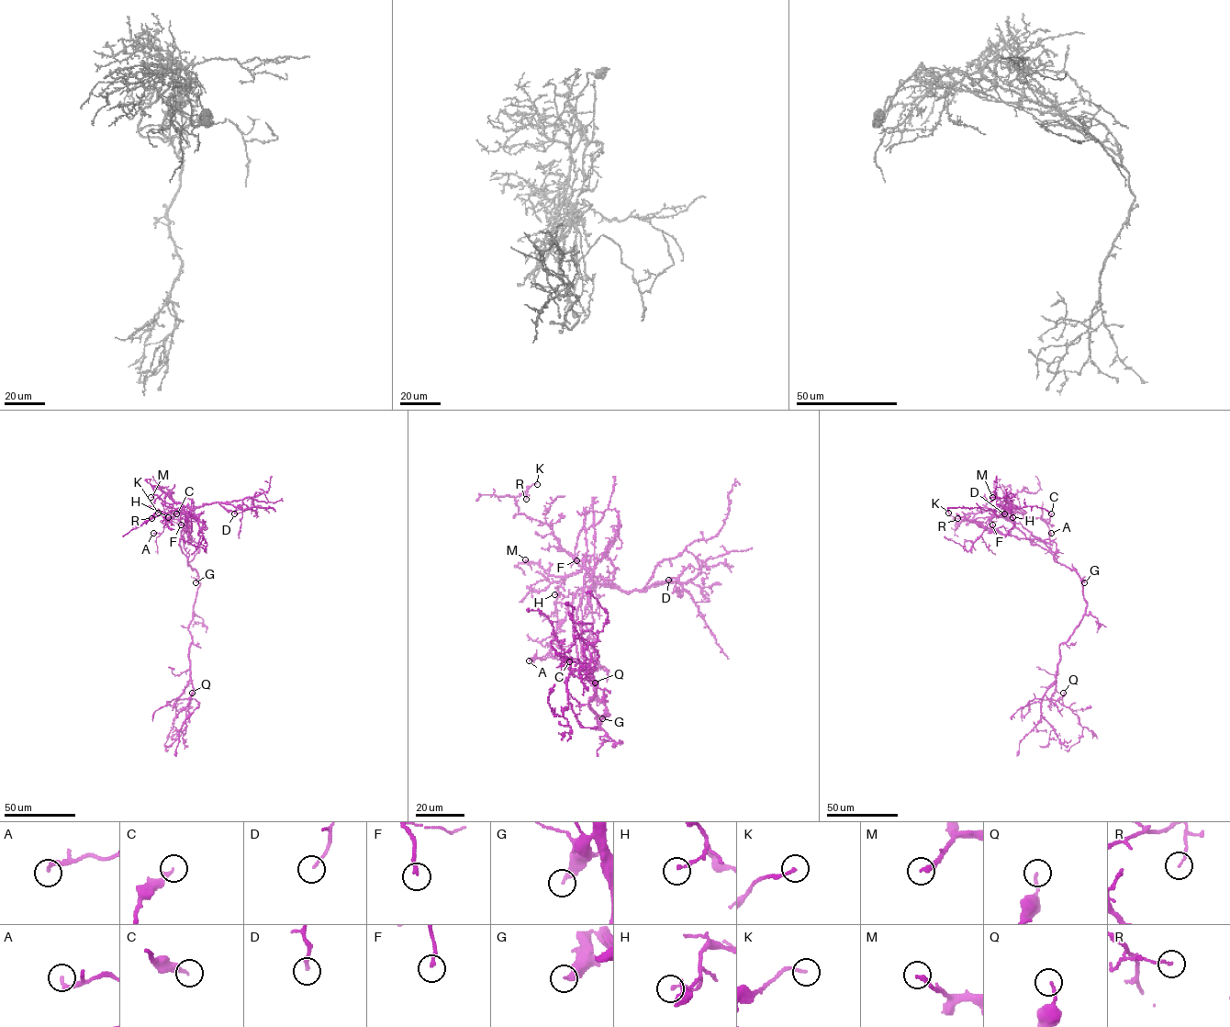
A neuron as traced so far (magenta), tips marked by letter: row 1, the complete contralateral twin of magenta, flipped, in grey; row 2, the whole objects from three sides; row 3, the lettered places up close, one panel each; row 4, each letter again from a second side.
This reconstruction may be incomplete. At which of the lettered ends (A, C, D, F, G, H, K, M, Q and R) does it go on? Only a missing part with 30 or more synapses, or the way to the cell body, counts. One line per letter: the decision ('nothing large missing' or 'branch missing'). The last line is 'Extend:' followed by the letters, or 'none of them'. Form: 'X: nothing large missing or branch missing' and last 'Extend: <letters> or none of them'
A: nothing large missing
C: nothing large missing
D: nothing large missing
F: nothing large missing
G: nothing large missing
H: nothing large missing
K: nothing large missing
M: nothing large missing
Q: nothing large missing
R: nothing large missing
Extend: none of them

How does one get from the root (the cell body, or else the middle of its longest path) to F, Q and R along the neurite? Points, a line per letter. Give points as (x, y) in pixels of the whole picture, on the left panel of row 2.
F: (194, 569), (188, 564), (179, 545), (186, 517), (184, 514), (180, 516), (181, 524)
Q: (194, 569), (199, 586), (188, 628), (192, 641), (189, 653), (190, 680), (177, 700), (189, 697), (192, 693)
R: (194, 569), (188, 564), (179, 545), (186, 516), (175, 510), (152, 516), (145, 522), (151, 518)

